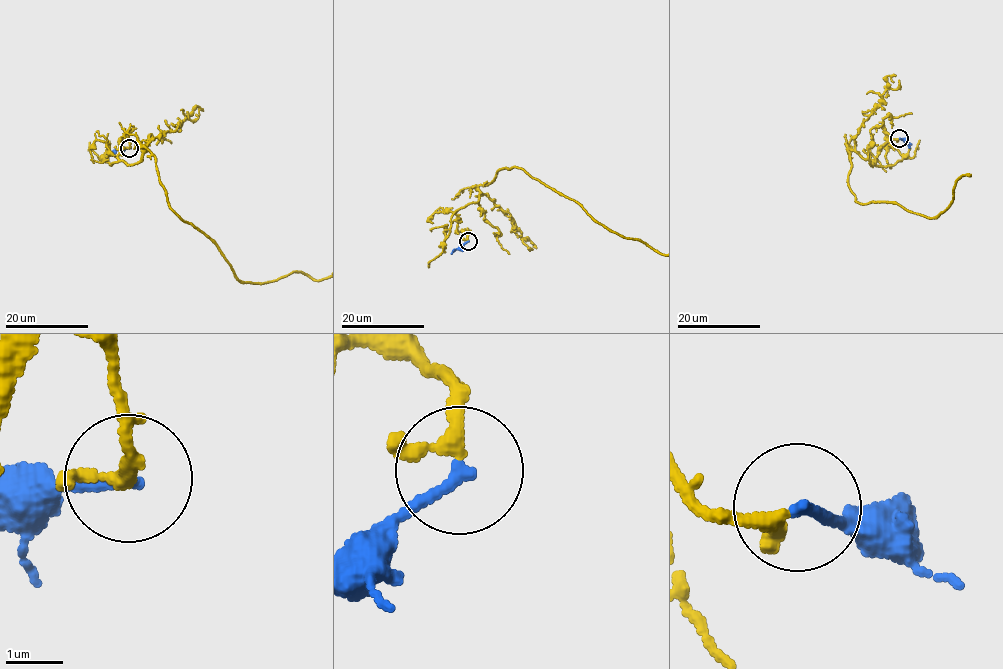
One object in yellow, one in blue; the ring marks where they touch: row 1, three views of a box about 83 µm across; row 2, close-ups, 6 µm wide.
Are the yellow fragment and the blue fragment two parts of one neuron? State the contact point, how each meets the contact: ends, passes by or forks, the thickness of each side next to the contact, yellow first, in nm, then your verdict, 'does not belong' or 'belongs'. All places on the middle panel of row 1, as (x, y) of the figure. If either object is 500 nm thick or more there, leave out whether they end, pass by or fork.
place (468, 241); yellow passes by; blue ends; calibres 220 and 220 nm; belongs

